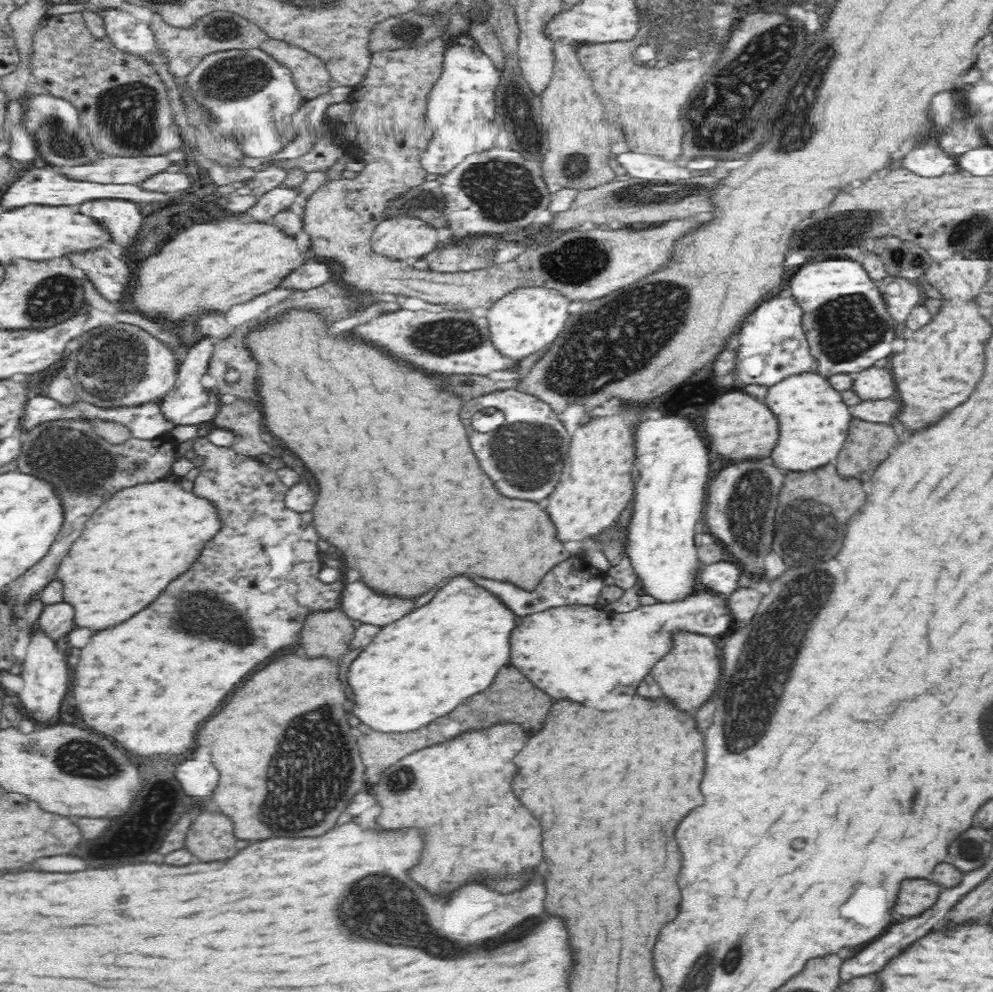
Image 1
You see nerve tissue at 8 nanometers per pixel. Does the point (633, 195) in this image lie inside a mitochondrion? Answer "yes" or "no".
yes

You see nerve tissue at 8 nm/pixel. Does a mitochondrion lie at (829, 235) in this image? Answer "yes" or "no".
yes

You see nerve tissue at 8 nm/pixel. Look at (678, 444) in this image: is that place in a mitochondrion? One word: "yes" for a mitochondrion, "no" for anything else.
no

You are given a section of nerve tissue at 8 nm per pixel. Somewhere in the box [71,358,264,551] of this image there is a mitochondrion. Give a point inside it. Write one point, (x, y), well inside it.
(102, 472)

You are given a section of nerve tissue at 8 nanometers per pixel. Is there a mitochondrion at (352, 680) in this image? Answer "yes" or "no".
no

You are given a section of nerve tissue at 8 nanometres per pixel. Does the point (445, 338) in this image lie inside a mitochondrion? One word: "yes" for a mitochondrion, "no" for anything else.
yes

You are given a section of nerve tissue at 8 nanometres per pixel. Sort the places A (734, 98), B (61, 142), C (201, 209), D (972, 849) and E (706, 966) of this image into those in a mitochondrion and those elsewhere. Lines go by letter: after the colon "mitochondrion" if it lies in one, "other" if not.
A: mitochondrion
B: mitochondrion
C: other
D: mitochondrion
E: mitochondrion

